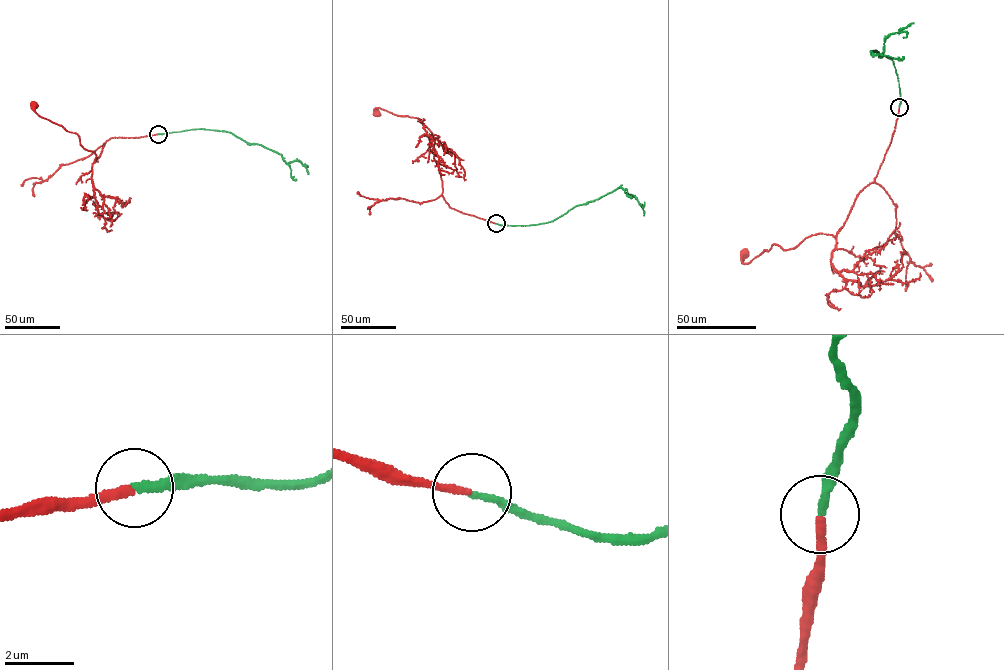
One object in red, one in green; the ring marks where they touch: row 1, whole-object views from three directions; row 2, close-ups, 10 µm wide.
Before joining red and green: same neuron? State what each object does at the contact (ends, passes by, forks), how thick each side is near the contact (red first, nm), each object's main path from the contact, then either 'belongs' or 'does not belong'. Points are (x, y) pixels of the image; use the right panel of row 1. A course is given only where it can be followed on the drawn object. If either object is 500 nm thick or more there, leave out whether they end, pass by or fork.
red ends | green ends | 240/200 nm | red via (899, 107), (874, 181), (836, 236), (772, 244), (747, 264), (745, 251) | green via (899, 107), (892, 59), (870, 51), (882, 53), (885, 39), (892, 33), (905, 31), (903, 38) | belongs

